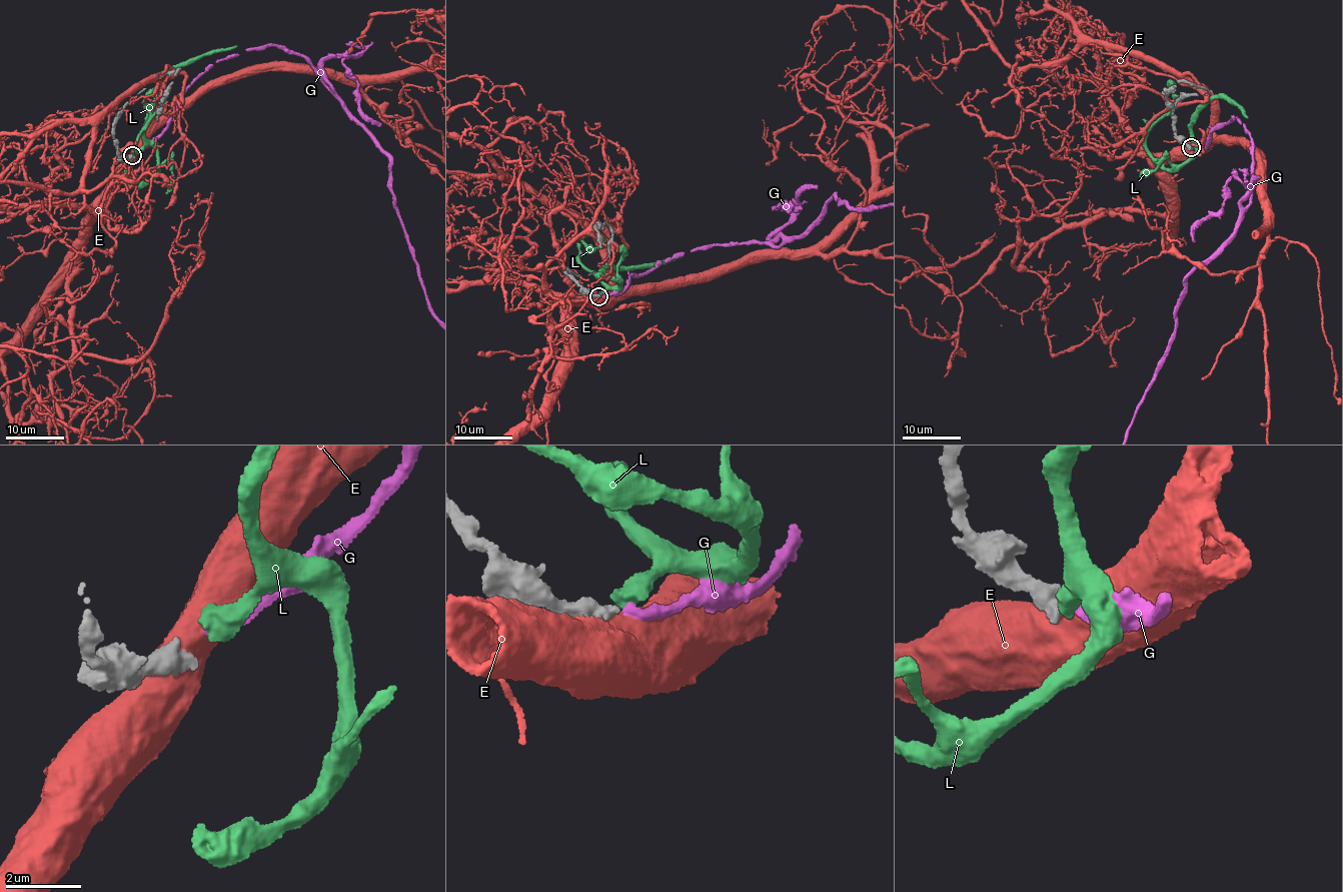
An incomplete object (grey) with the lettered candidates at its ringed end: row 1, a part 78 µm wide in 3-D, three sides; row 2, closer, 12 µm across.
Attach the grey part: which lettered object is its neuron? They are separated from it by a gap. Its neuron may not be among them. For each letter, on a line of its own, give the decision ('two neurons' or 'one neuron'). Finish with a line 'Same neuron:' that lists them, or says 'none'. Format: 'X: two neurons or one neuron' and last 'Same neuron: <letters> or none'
E: two neurons
G: one neuron
L: two neurons
Same neuron: G

